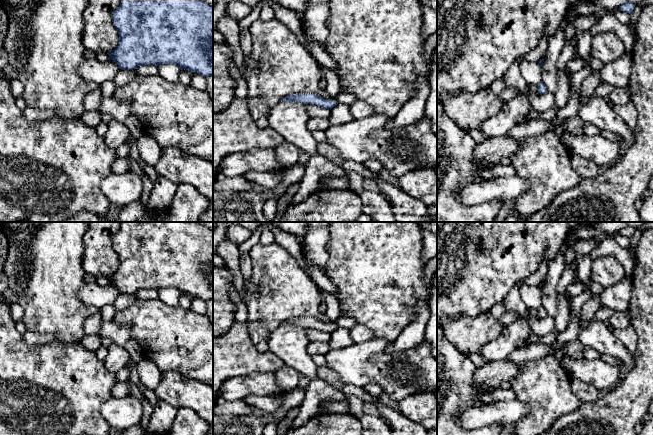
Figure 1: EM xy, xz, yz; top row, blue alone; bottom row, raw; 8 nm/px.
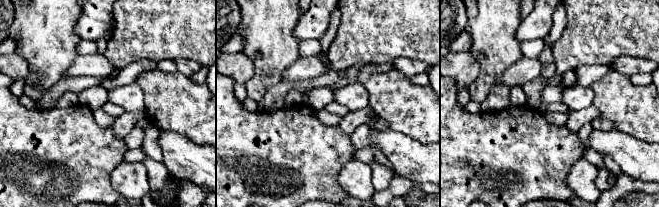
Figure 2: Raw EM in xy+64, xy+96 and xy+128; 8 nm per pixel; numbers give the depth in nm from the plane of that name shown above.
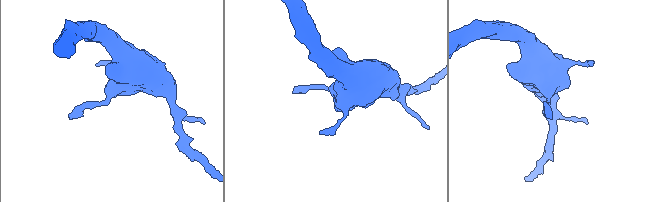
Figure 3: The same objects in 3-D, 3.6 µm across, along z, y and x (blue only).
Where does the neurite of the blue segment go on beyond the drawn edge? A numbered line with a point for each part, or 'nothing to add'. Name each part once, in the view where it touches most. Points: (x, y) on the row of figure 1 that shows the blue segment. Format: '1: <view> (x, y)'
nothing to add

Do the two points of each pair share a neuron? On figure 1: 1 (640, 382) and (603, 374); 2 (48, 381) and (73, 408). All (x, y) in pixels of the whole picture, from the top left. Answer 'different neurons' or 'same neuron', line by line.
1: different neurons
2: same neuron

